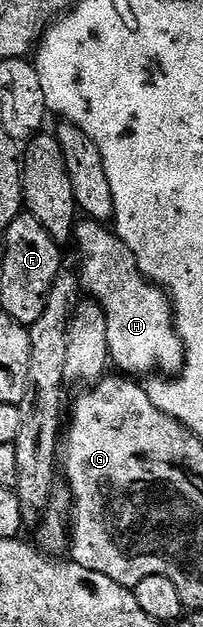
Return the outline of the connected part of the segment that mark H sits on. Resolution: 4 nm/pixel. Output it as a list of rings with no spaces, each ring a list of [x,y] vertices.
[[[83,218],[75,225],[74,239],[83,251],[81,284],[90,299],[105,310],[109,322],[111,364],[131,378],[150,377],[155,367],[163,374],[179,374],[183,370],[183,339],[175,329],[175,313],[170,296],[159,285],[151,283],[137,266],[135,255],[106,223]]]

